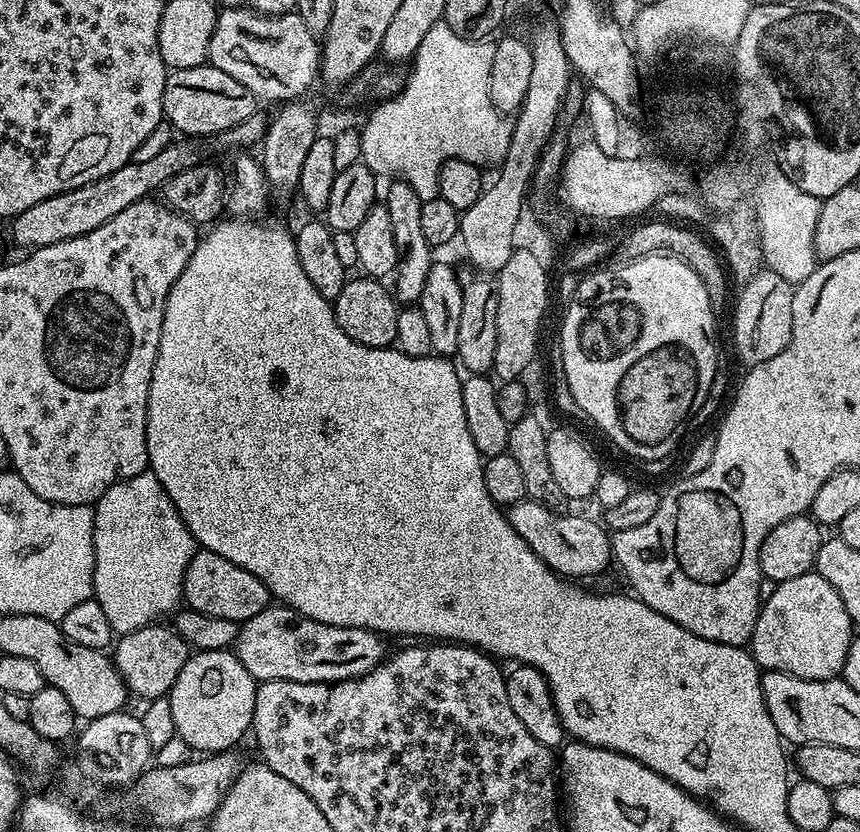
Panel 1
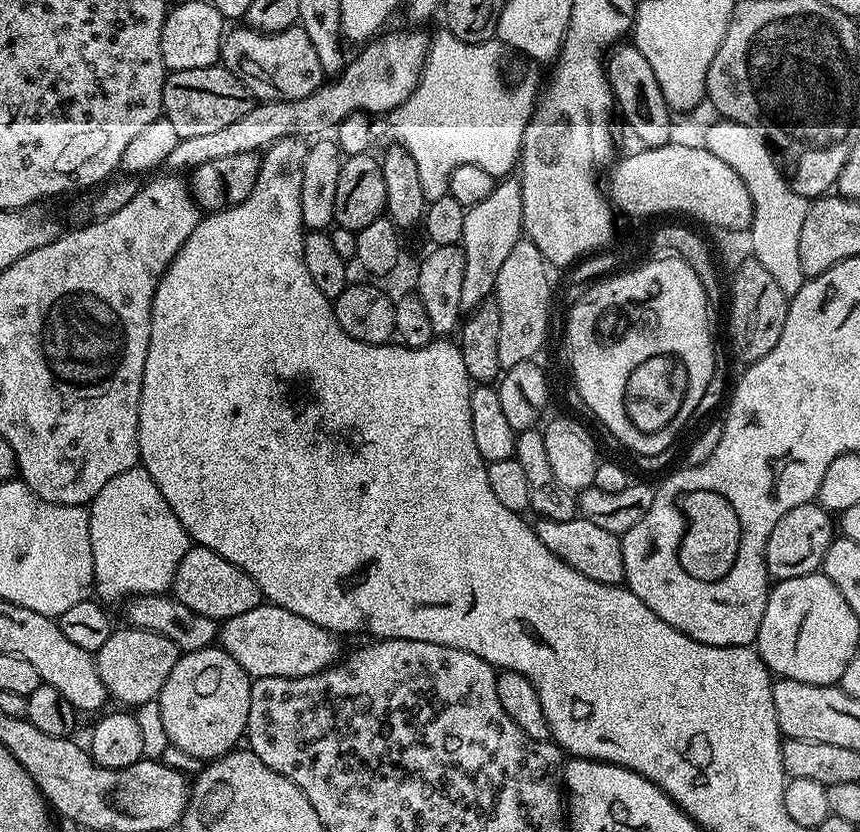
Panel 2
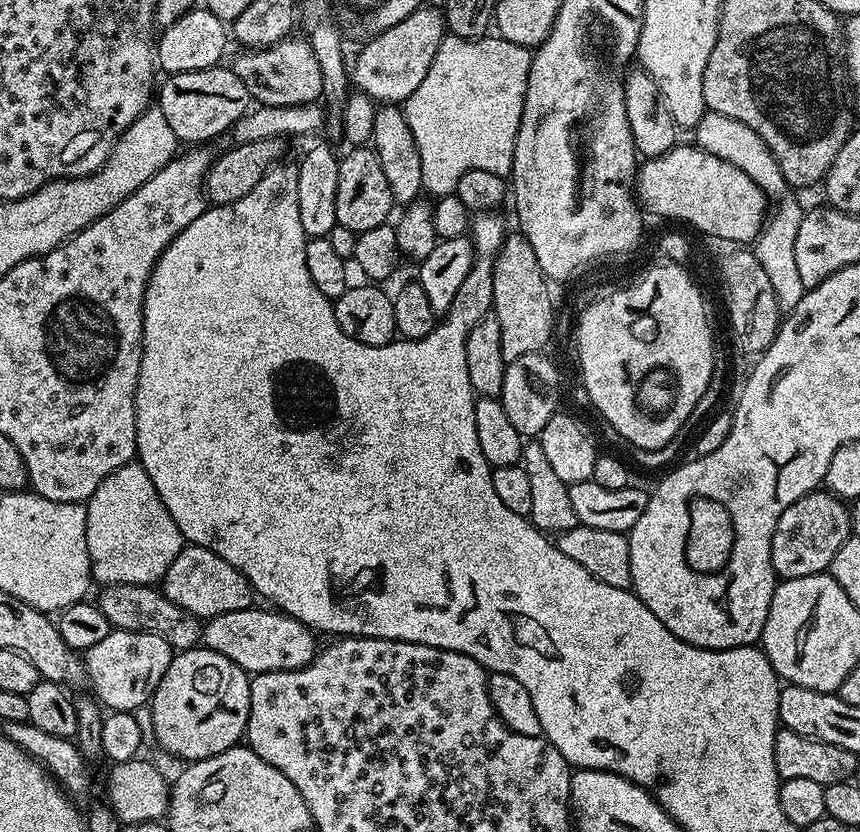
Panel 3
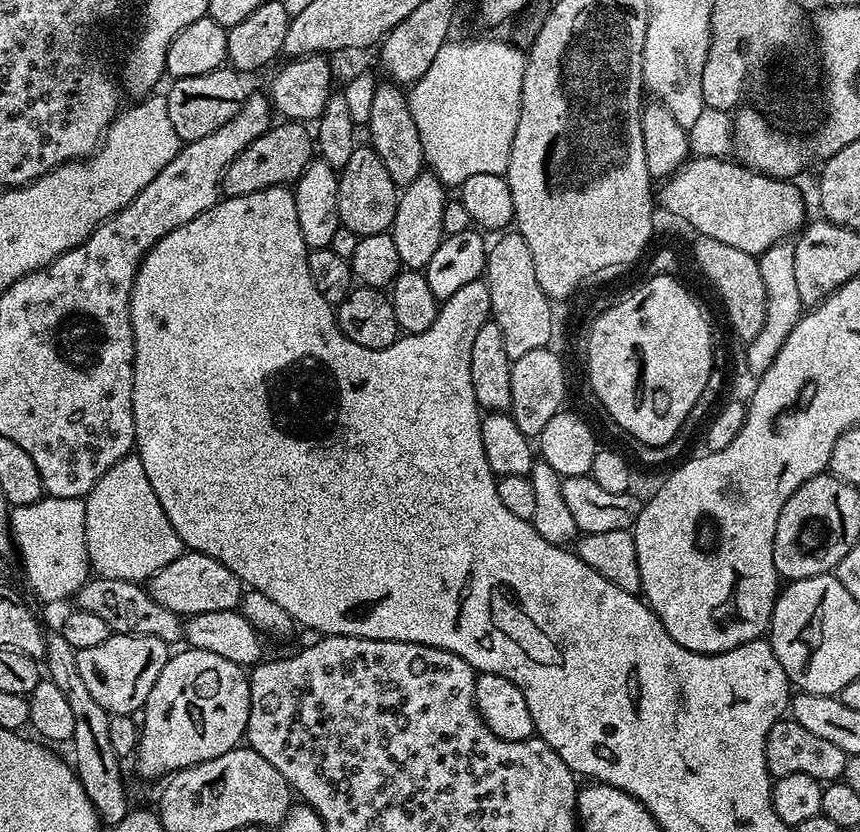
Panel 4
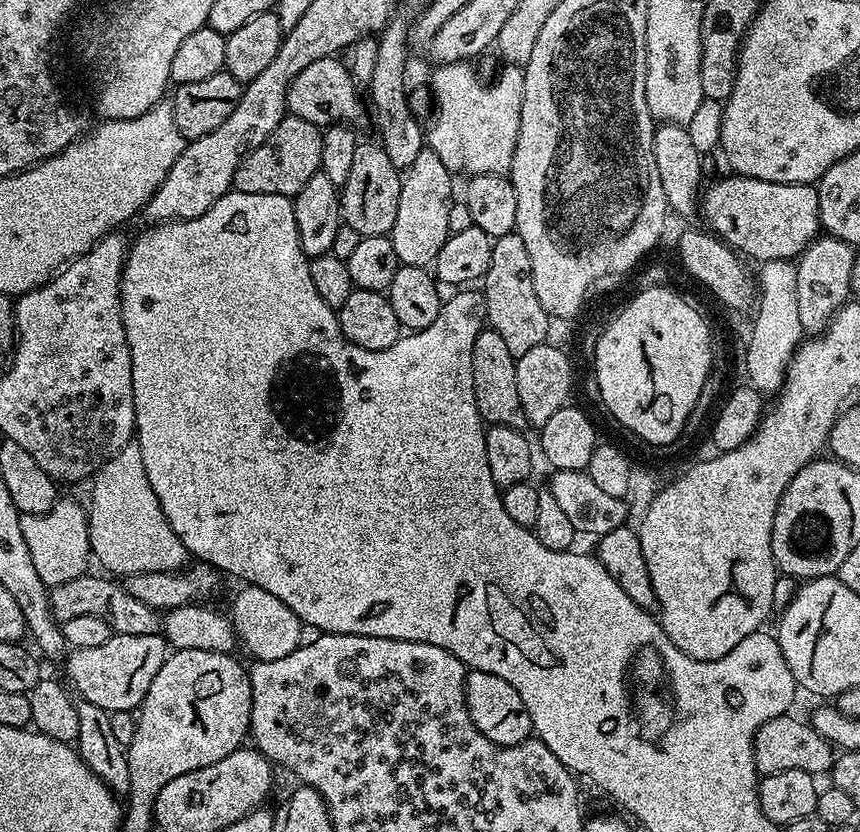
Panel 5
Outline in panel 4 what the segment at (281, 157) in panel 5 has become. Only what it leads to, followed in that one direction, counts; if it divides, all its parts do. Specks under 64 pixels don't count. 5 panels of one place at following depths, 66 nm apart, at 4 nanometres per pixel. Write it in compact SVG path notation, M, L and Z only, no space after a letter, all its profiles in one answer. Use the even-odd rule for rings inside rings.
M280 122L269 127L267 132L263 132L230 166L224 175L222 192L225 197L245 196L254 194L258 190L267 188L279 188L281 186L295 185L296 179L306 170L306 166L314 159L314 136L308 132L303 123L300 122Z

